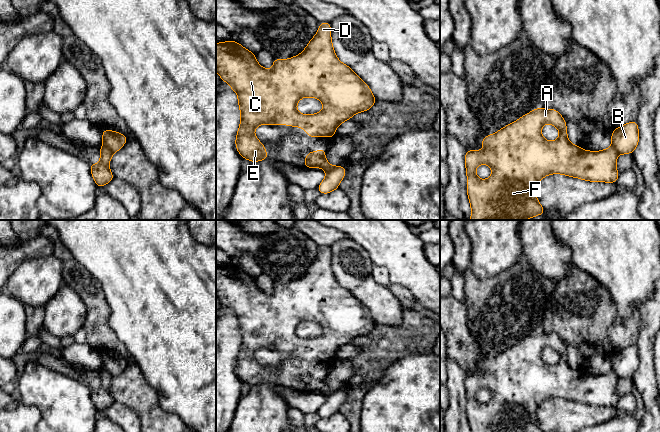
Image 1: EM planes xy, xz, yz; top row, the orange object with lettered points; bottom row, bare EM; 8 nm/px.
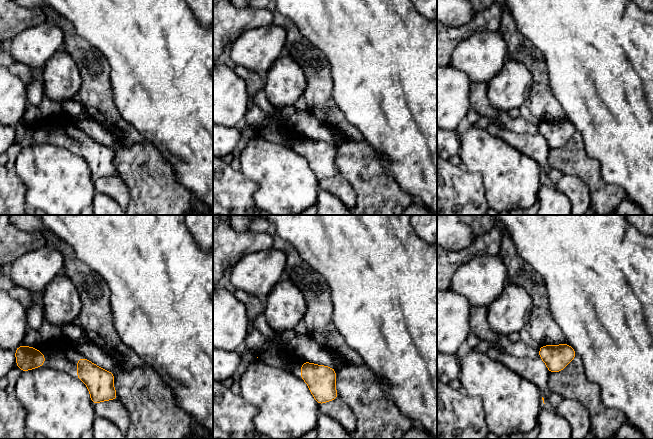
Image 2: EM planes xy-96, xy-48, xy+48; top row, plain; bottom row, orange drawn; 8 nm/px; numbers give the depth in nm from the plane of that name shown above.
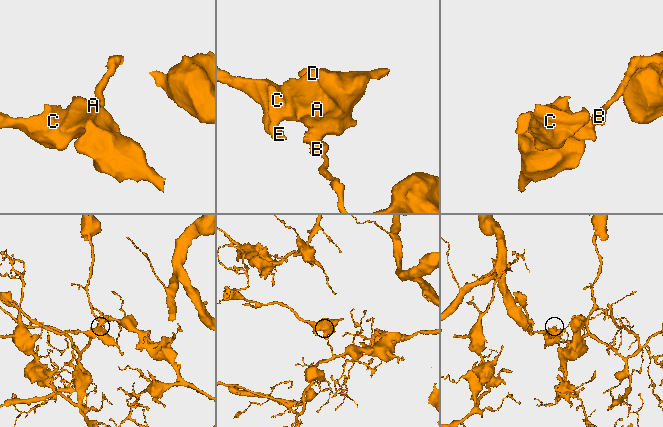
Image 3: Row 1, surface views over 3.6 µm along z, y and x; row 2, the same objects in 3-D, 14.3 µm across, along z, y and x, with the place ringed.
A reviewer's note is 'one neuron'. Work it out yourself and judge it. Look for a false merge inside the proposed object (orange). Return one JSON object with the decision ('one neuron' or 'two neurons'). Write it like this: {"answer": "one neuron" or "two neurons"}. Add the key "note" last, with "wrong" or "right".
{"answer": "two neurons", "note": "wrong"}

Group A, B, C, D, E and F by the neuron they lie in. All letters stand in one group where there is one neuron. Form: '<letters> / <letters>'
A C D E F / B

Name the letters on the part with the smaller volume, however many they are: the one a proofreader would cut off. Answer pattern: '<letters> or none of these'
A, C, D, E, F

